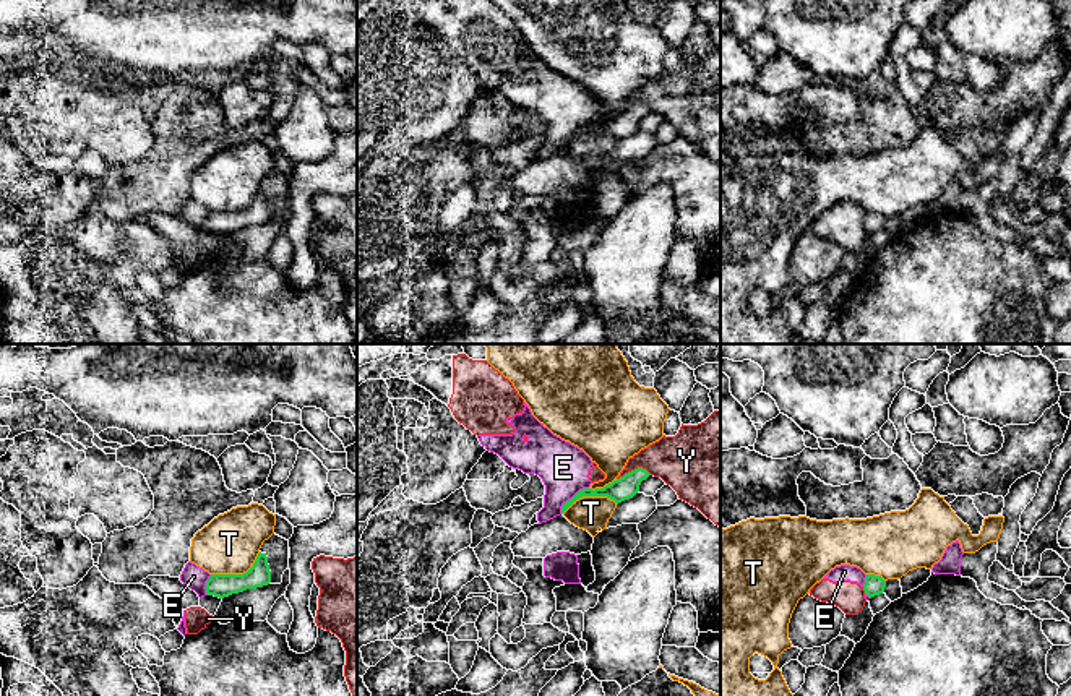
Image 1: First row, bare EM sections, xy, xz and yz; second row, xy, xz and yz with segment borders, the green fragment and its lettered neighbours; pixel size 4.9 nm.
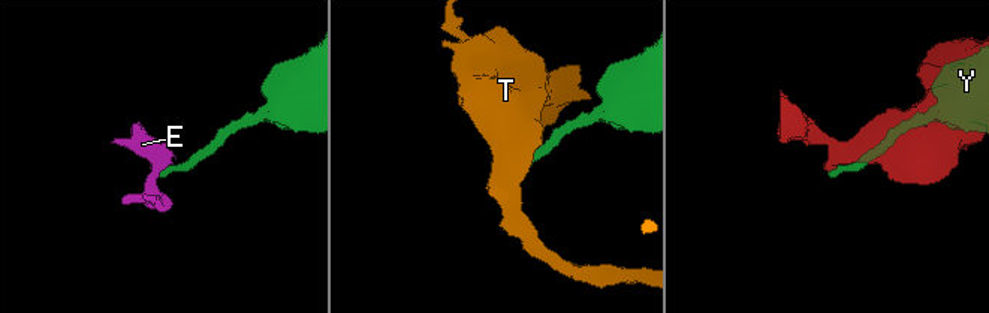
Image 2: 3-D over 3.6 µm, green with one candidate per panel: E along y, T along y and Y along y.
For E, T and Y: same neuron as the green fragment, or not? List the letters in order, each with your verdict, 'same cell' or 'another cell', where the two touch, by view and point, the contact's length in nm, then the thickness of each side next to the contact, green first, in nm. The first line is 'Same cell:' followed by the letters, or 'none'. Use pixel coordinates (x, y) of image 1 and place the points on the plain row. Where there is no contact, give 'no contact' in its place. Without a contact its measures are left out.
Same cell: none
E: another cell; contact xz (573, 133); length 190 nm; calibres 120 and 240 nm
T: another cell; contact xy (237, 211); length 280 nm; calibres 120 and 300 nm
Y: another cell; contact xz (635, 106); length 180 nm; calibres 120 and 280 nm

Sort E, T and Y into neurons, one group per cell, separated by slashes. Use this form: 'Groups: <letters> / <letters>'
Groups: E Y / T

